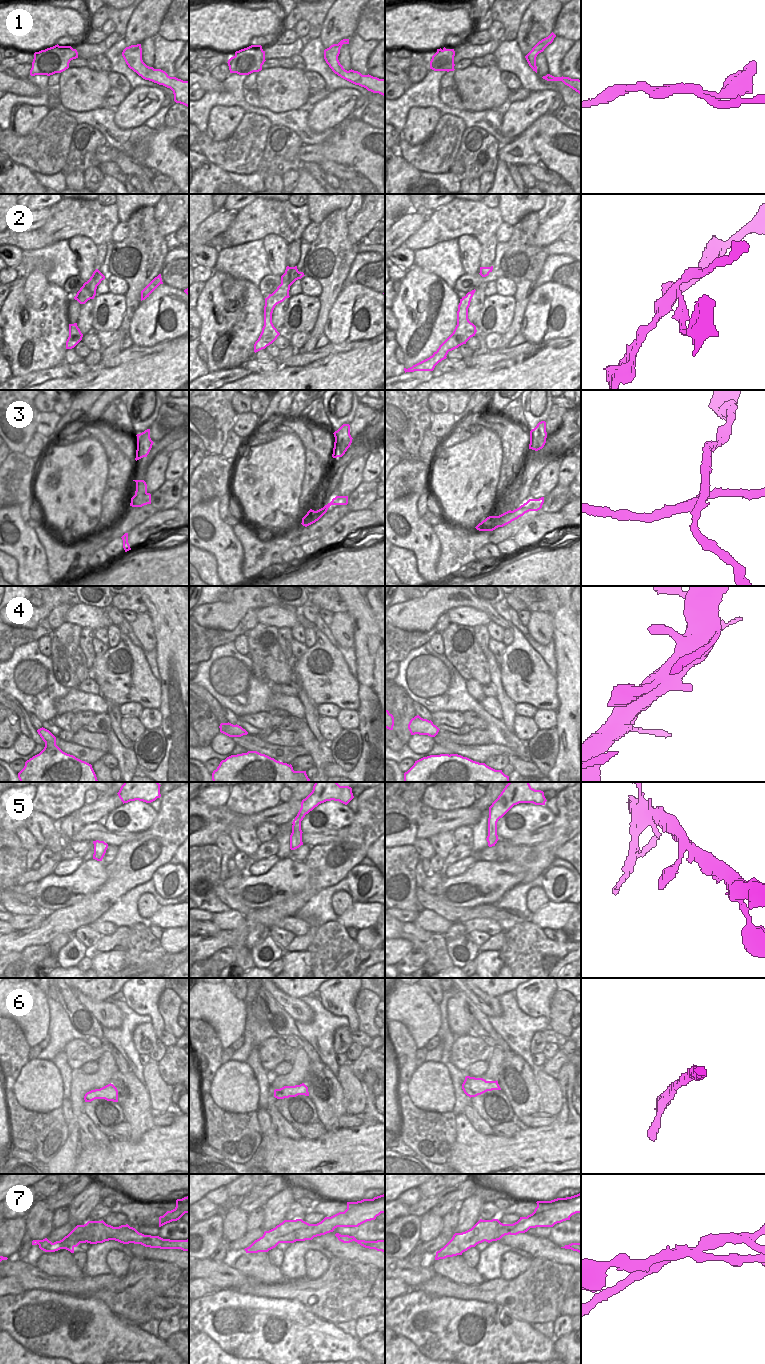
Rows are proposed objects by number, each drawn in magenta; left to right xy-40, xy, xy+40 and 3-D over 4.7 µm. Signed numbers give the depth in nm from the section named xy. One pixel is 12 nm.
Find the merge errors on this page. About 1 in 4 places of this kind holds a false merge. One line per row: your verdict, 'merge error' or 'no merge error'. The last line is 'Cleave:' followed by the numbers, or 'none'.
1: no merge error
2: merge error
3: merge error
4: no merge error
5: no merge error
6: no merge error
7: merge error
Cleave: 2, 3, 7

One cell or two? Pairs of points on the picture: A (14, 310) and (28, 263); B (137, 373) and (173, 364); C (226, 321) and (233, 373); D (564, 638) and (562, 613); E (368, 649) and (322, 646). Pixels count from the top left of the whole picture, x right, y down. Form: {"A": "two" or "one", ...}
{"A": "two", "B": "one", "C": "two", "D": "one", "E": "two"}

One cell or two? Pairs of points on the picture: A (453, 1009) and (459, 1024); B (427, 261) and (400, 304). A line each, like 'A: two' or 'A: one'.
A: one
B: two

